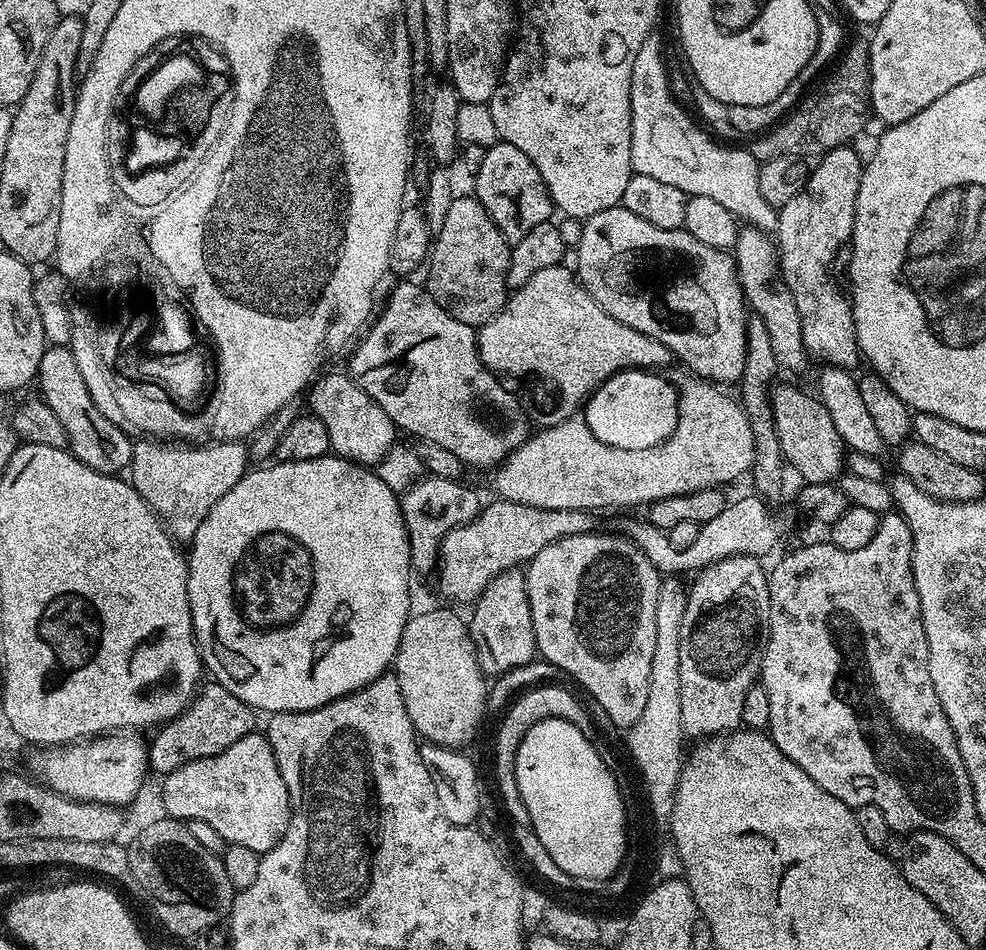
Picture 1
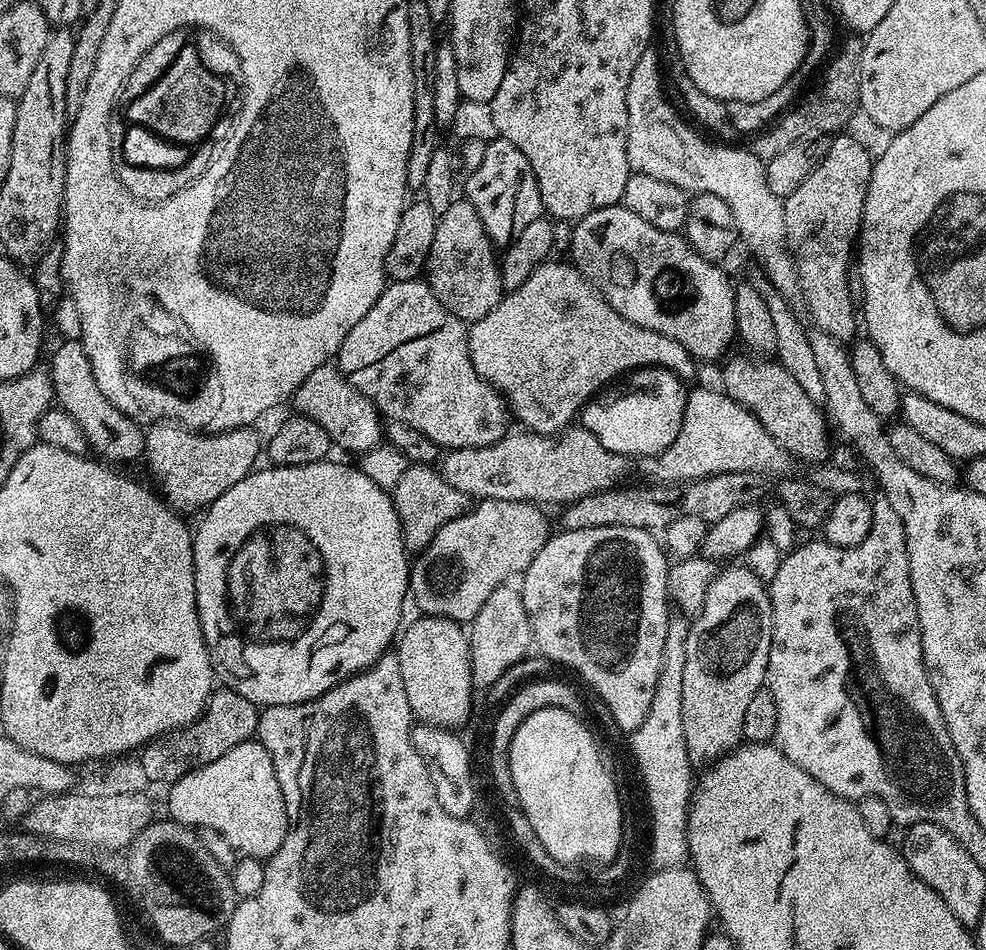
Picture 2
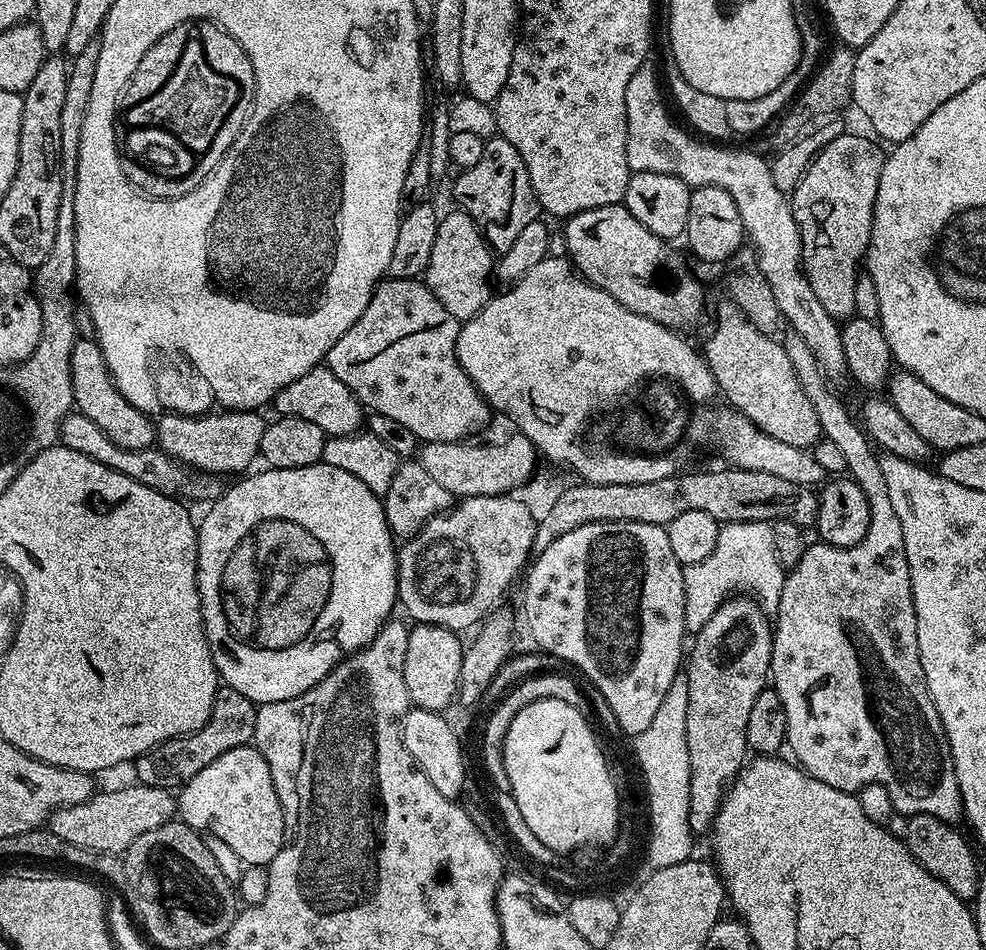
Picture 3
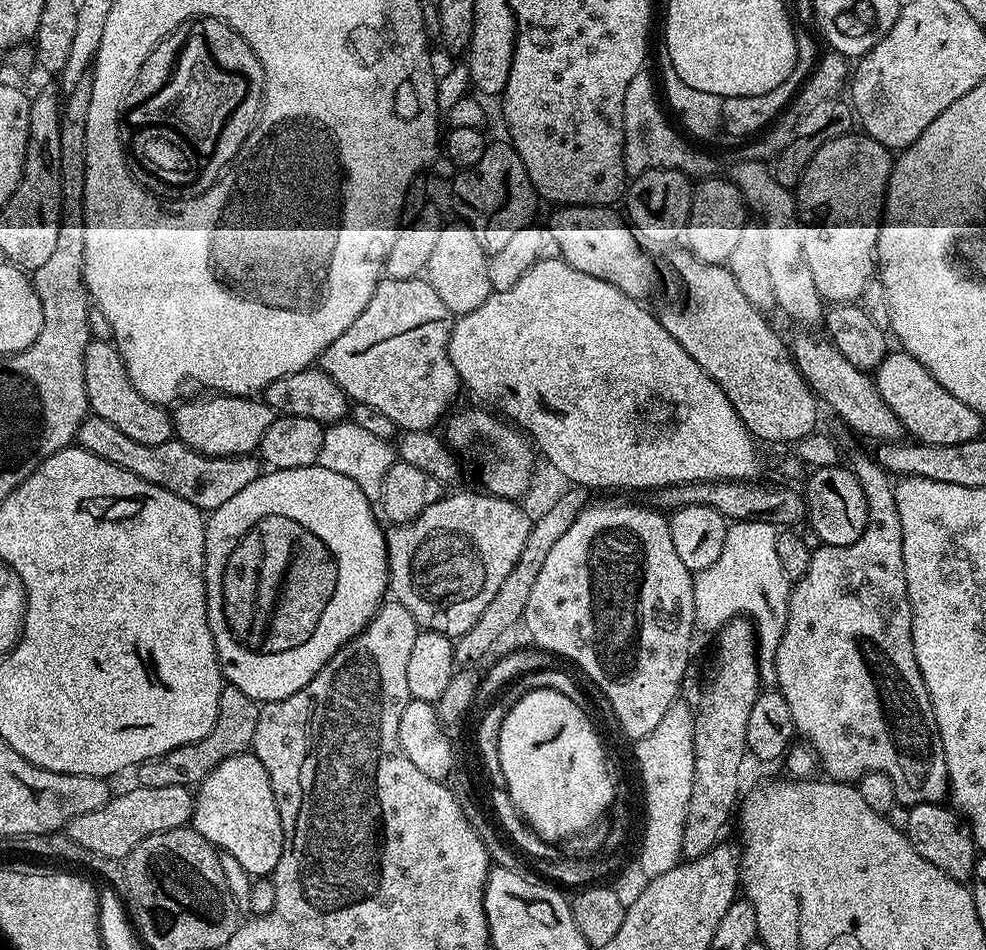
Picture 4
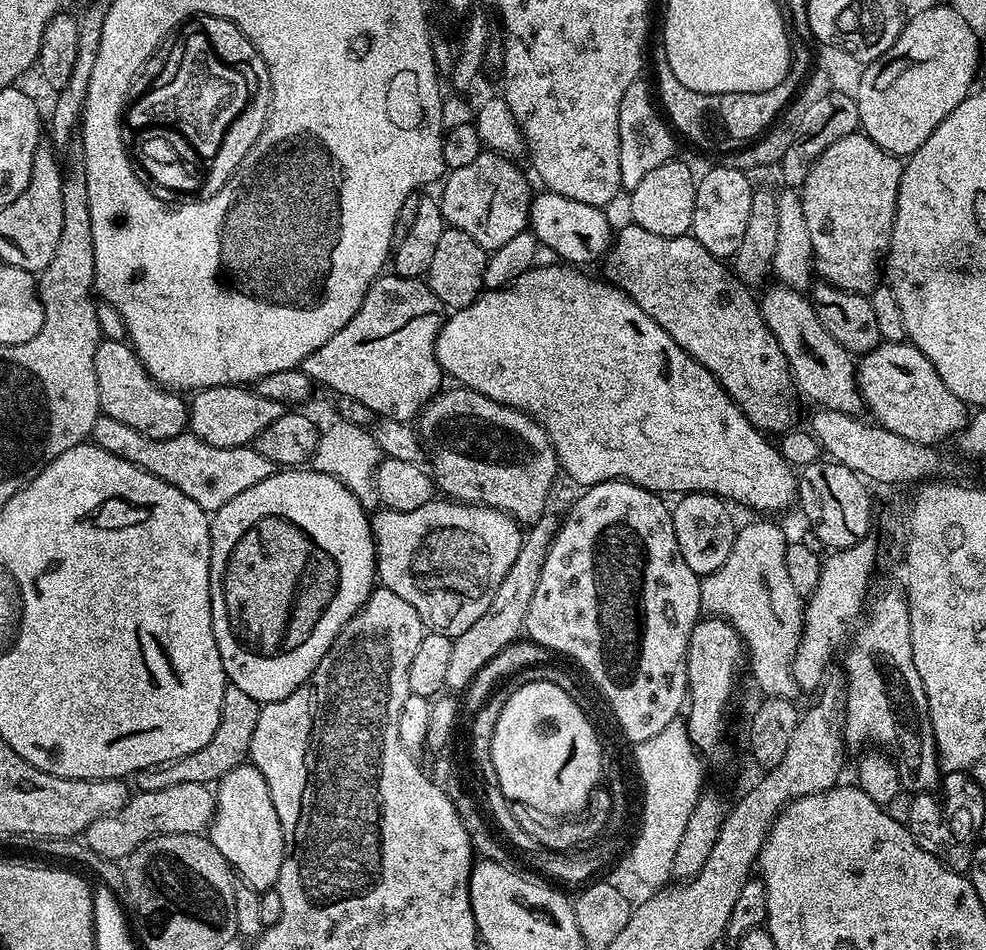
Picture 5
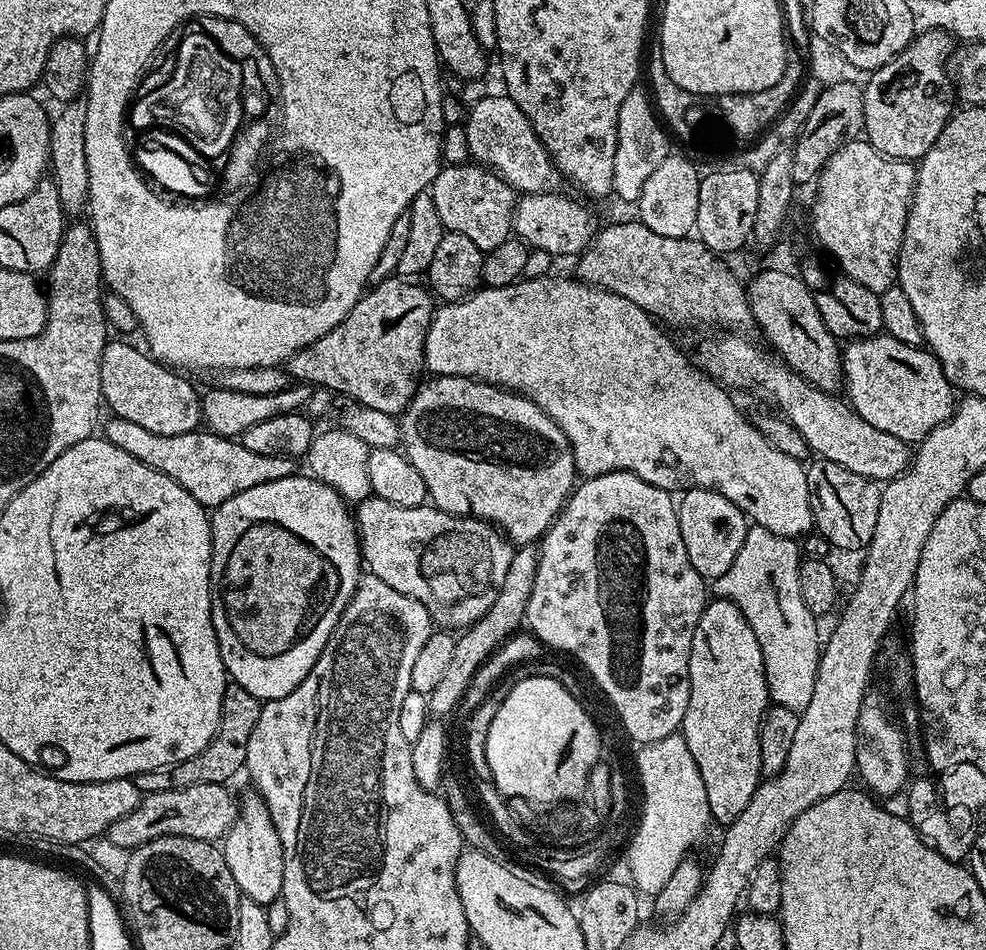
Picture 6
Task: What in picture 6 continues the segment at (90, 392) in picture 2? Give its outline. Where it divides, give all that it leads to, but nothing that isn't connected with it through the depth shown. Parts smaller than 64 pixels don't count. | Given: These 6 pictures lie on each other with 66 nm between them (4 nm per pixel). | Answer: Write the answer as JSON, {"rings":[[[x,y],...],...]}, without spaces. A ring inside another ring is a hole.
{"rings":[[[112,338],[102,350],[100,394],[107,411],[135,422],[153,434],[169,436],[197,431],[202,424],[201,393],[196,393],[195,386],[184,377],[187,375],[161,364],[143,347],[140,348]]]}

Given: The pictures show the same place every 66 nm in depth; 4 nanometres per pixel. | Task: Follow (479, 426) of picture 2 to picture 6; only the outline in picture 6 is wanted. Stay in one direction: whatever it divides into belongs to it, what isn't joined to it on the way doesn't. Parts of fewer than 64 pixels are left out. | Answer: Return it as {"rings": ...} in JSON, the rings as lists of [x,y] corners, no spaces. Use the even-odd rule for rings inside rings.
{"rings":[[[389,278],[373,283],[370,290],[365,291],[359,302],[352,307],[345,320],[338,322],[338,326],[330,330],[330,334],[322,334],[322,338],[298,350],[287,360],[286,371],[289,377],[317,389],[329,388],[328,392],[332,394],[341,392],[350,395],[357,405],[382,410],[382,414],[390,414],[394,418],[399,417],[420,387],[420,375],[425,375],[426,372],[424,343],[432,321],[434,303],[432,304],[433,297],[429,289],[421,284],[408,278]]]}

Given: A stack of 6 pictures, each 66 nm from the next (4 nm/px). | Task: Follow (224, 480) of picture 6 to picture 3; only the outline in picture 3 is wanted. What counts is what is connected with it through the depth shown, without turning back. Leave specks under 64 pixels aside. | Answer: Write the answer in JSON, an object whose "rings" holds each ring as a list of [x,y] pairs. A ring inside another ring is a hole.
{"rings":[[[71,411],[60,424],[59,443],[70,450],[78,450],[78,454],[86,454],[86,458],[94,458],[94,462],[102,462],[102,466],[110,466],[110,470],[118,470],[118,474],[126,474],[126,478],[134,478],[134,482],[142,482],[142,486],[150,486],[162,494],[181,501],[205,500],[211,502],[220,497],[222,480],[210,472],[197,472],[181,464],[158,446],[143,448],[142,450],[126,450],[118,446],[118,442],[110,442],[110,438],[94,422],[90,422],[84,414]]]}

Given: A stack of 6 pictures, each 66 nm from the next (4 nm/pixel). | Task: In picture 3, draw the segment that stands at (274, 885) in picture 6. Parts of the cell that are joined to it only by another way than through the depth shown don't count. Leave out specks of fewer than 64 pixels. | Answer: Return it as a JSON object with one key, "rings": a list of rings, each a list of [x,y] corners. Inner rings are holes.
{"rings":[[[255,746],[226,750],[222,758],[214,758],[210,766],[198,770],[198,774],[194,774],[194,778],[187,780],[179,789],[178,816],[182,823],[196,832],[222,838],[222,842],[231,846],[234,854],[238,854],[238,858],[242,858],[245,865],[271,864],[278,850],[282,850],[286,843],[284,806],[278,798],[274,778],[270,778],[270,766],[266,766],[266,758],[262,758]]]}

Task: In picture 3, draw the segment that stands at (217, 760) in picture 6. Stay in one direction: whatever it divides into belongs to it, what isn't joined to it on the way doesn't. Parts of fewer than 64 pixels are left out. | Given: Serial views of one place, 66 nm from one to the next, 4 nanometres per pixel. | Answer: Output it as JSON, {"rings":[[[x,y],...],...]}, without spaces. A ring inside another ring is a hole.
{"rings":[[[224,686],[217,691],[212,713],[206,723],[196,732],[188,736],[179,736],[167,740],[157,748],[151,748],[134,762],[135,779],[146,786],[176,790],[183,786],[198,770],[210,766],[214,758],[222,758],[226,750],[243,748],[253,743],[254,722],[256,721],[257,705],[252,703],[246,694],[238,694],[238,690]]]}

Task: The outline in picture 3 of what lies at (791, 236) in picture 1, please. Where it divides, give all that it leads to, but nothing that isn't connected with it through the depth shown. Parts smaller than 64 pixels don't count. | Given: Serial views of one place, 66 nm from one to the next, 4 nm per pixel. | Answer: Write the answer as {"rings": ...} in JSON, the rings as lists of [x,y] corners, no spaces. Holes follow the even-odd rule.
{"rings":[[[843,132],[825,143],[802,182],[798,182],[790,194],[794,222],[800,231],[804,277],[810,282],[810,290],[814,290],[822,310],[838,322],[849,319],[854,313],[854,286],[868,251],[874,198],[886,159],[875,139]]]}

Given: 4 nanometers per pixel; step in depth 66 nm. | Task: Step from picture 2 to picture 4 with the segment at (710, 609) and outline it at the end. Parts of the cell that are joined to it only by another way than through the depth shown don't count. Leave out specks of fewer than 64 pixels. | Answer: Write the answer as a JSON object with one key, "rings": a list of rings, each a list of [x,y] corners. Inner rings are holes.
{"rings":[[[731,620],[715,633],[714,640],[716,661],[712,664],[712,677],[700,696],[700,708],[695,709],[694,786],[690,786],[690,806],[686,810],[680,847],[685,861],[696,860],[716,847],[721,839],[720,831],[731,816],[733,819],[734,809],[742,796],[740,767],[748,752],[746,722],[750,719],[750,706],[754,706],[762,691],[756,629],[752,621]]]}

